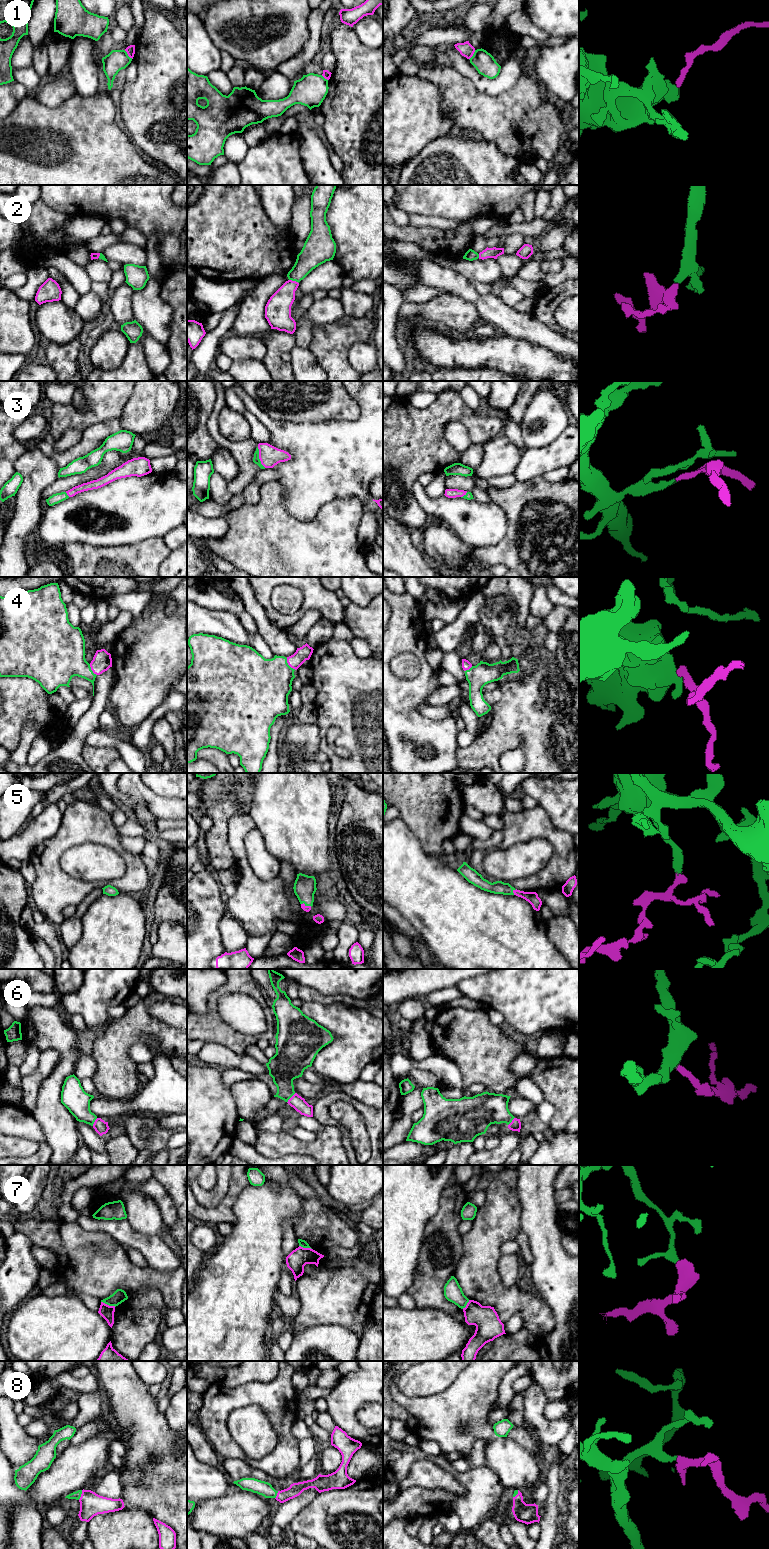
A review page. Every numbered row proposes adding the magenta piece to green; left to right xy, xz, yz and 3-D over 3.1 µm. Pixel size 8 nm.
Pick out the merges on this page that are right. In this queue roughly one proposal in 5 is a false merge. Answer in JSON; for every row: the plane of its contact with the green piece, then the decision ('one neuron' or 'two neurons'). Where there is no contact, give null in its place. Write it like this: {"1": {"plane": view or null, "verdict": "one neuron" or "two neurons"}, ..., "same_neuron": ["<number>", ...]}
{"1": {"plane": "xy", "verdict": "two neurons"}, "2": {"plane": "xz", "verdict": "one neuron"}, "3": {"plane": "xz", "verdict": "one neuron"}, "4": {"plane": "xz", "verdict": "one neuron"}, "5": {"plane": "yz", "verdict": "one neuron"}, "6": {"plane": "xz", "verdict": "one neuron"}, "7": {"plane": "xy", "verdict": "two neurons"}, "8": {"plane": "xy", "verdict": "one neuron"}, "same_neuron": ["2", "3", "4", "5", "6", "8"]}

